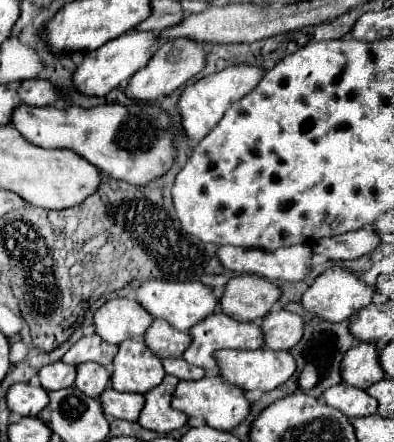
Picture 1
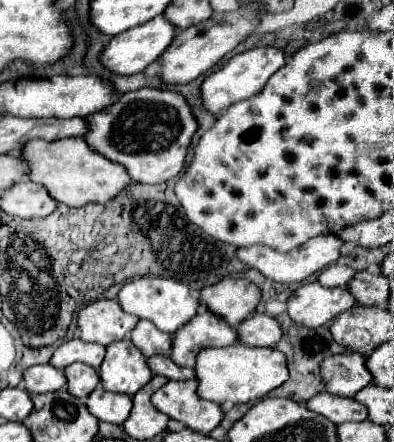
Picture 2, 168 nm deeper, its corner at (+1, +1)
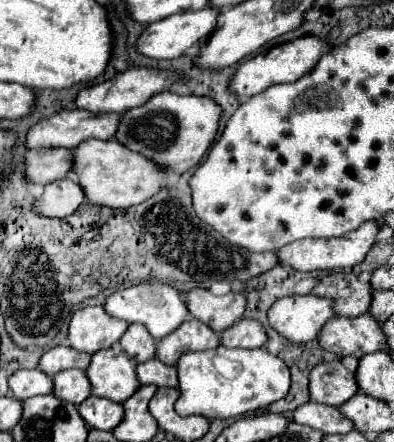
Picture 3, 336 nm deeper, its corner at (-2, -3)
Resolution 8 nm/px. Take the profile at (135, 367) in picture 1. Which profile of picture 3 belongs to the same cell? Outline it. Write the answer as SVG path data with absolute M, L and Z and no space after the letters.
M117 344L107 350L95 352L85 374L91 382L93 396L101 396L119 404L139 388L135 364Z

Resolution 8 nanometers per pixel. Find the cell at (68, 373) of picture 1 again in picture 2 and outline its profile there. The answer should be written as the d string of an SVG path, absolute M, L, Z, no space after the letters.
M38 364L30 366L24 372L22 386L30 394L42 394L42 392L56 392L66 386L66 374L60 368L54 368L52 364Z

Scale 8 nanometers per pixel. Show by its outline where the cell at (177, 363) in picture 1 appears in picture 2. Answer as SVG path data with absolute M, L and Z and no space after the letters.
M150 356L148 358L148 366L154 374L162 374L170 380L192 380L196 378L196 370L194 368L184 368L172 362L170 356Z

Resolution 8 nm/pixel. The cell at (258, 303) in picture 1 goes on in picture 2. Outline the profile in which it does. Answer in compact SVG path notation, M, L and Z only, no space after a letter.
M224 278L200 292L200 304L206 304L210 312L222 316L234 328L256 312L260 300L260 288L246 278Z

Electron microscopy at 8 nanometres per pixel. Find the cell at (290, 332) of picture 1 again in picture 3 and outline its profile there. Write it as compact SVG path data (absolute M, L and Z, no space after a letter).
M239 320L221 332L221 344L227 348L261 348L265 342L267 334L257 320Z

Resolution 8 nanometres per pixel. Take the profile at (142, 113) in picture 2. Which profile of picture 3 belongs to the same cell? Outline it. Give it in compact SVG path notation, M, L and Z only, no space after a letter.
M167 90L155 94L147 104L127 110L115 140L127 144L127 148L135 152L143 152L143 156L157 160L157 164L171 168L171 174L179 176L193 168L209 150L219 130L219 116L221 106L215 100L207 96L177 94Z

